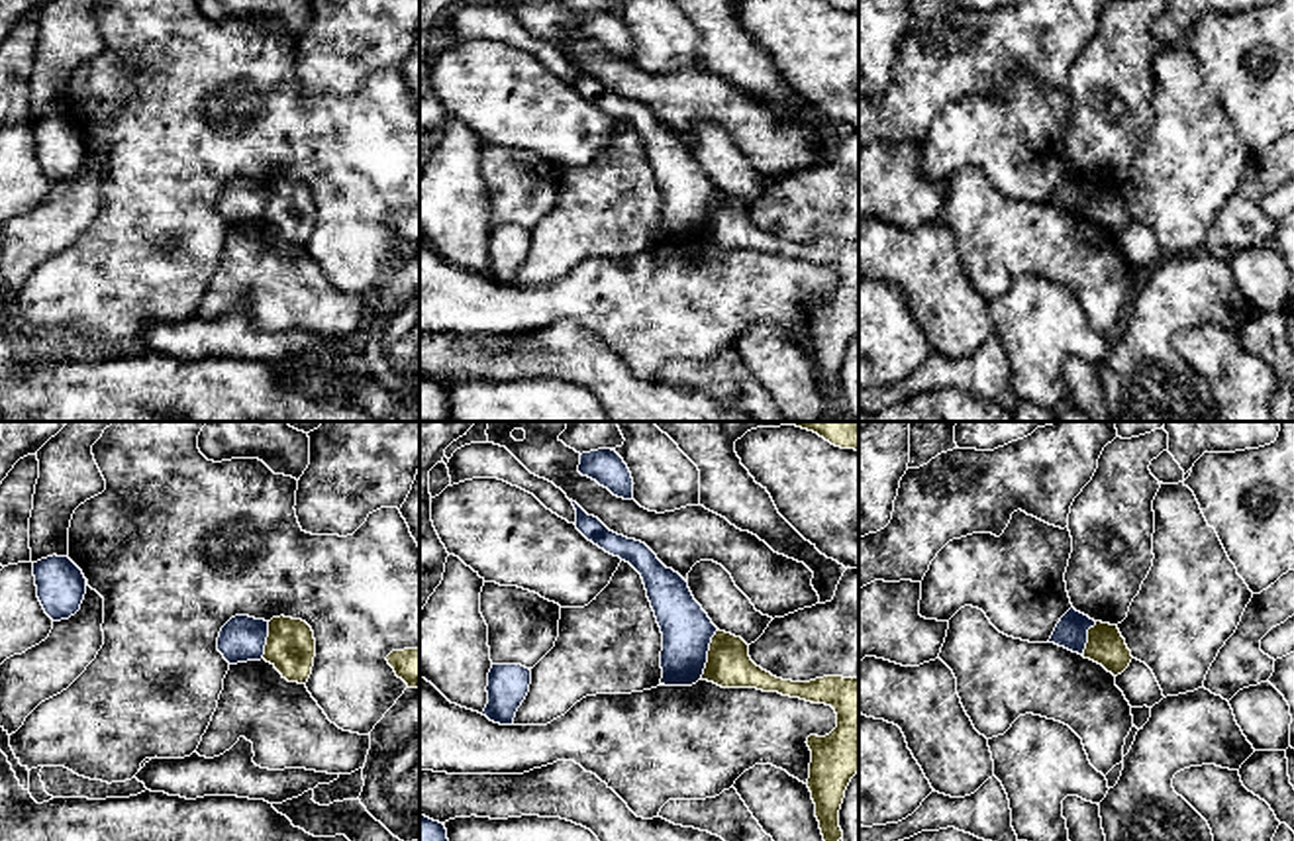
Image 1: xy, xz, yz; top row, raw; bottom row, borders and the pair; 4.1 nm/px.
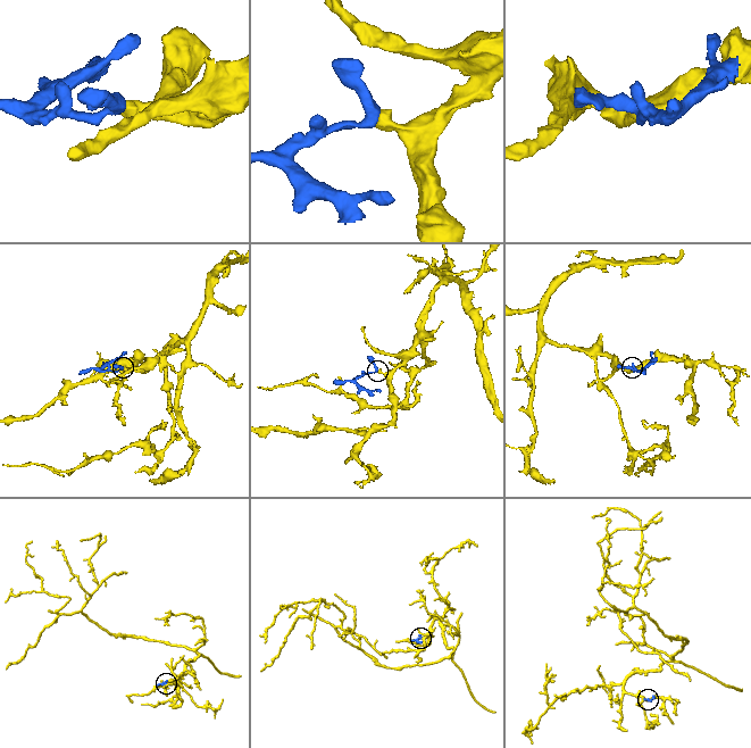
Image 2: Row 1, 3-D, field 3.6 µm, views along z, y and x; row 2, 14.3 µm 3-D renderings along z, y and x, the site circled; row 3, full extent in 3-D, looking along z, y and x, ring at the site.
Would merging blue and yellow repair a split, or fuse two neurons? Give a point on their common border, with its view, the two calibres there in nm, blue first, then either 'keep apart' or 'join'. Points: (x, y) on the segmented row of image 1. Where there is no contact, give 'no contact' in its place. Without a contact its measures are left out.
xz (706, 655) | 200/180 nm | keep apart

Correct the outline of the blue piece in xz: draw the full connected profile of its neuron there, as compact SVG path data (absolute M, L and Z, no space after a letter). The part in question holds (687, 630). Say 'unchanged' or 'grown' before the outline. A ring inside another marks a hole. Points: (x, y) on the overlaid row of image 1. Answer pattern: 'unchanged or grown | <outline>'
unchanged | M576 502L576 529L606 553L629 563L643 578L647 598L663 633L661 668L665 686L692 686L706 668L718 627L694 600L688 582L667 569L641 541L610 531Z

